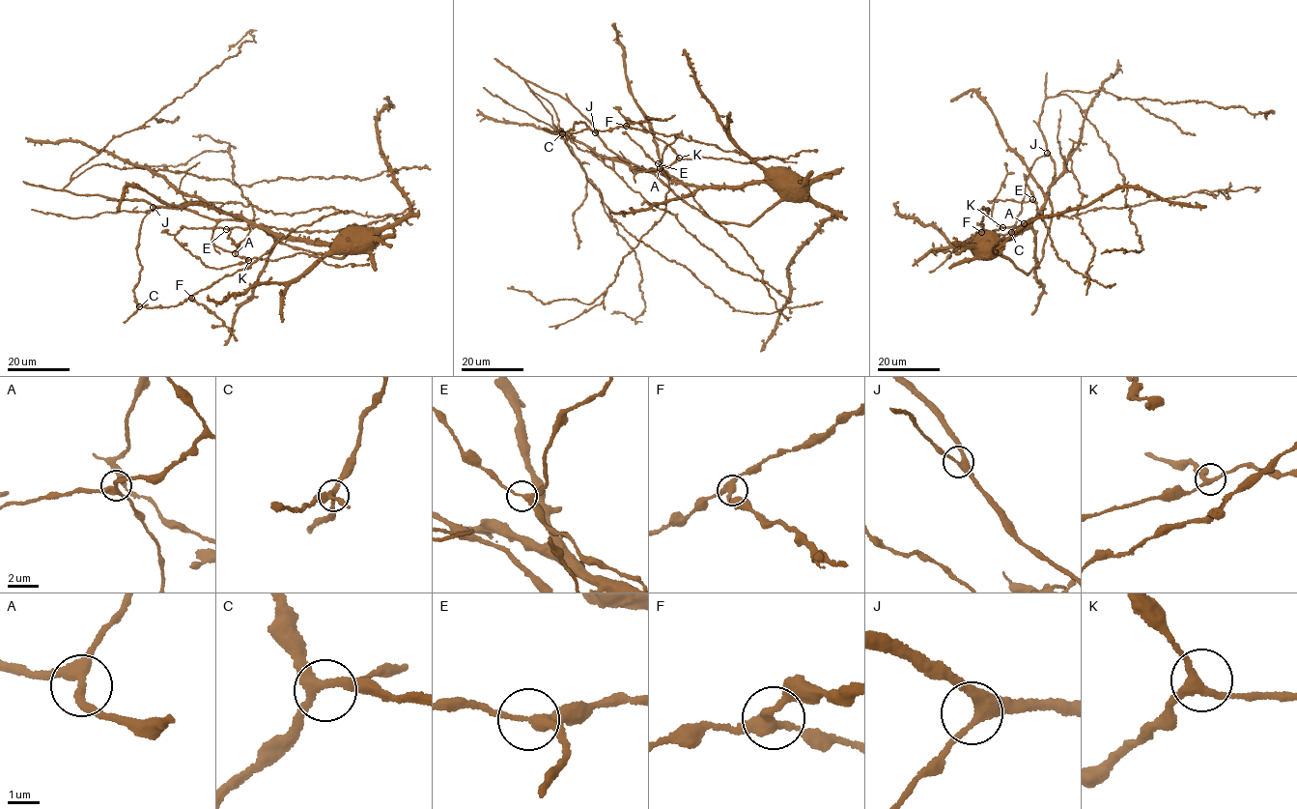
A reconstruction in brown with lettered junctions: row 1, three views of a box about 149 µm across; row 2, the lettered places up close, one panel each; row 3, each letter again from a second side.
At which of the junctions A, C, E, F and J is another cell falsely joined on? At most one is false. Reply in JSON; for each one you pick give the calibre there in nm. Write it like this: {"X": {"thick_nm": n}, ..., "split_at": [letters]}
{"split_at": []}

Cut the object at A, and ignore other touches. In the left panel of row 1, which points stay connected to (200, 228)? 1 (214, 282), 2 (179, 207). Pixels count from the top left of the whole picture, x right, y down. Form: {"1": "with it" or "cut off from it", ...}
{"1": "with it", "2": "with it"}

